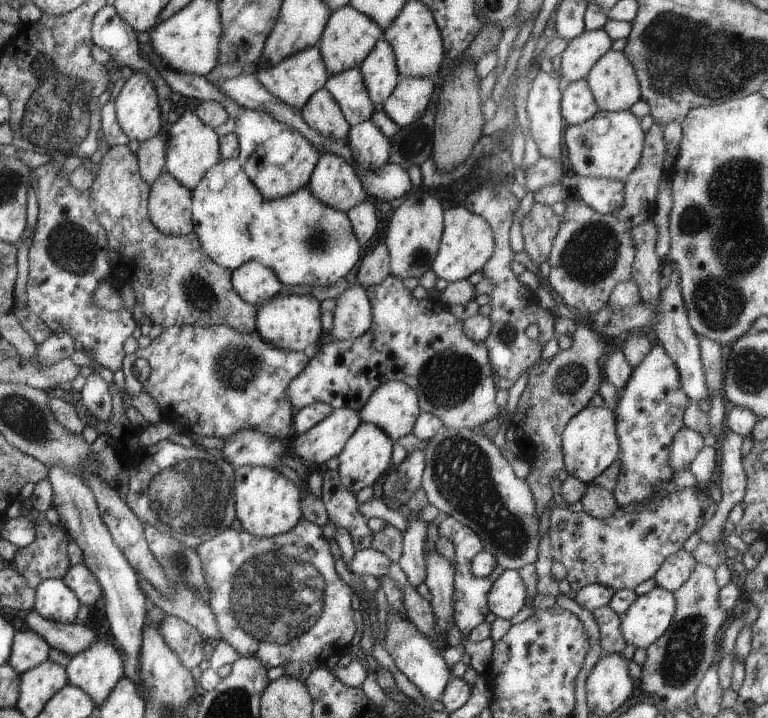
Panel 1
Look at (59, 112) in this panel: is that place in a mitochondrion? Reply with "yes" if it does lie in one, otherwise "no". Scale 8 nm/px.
yes

